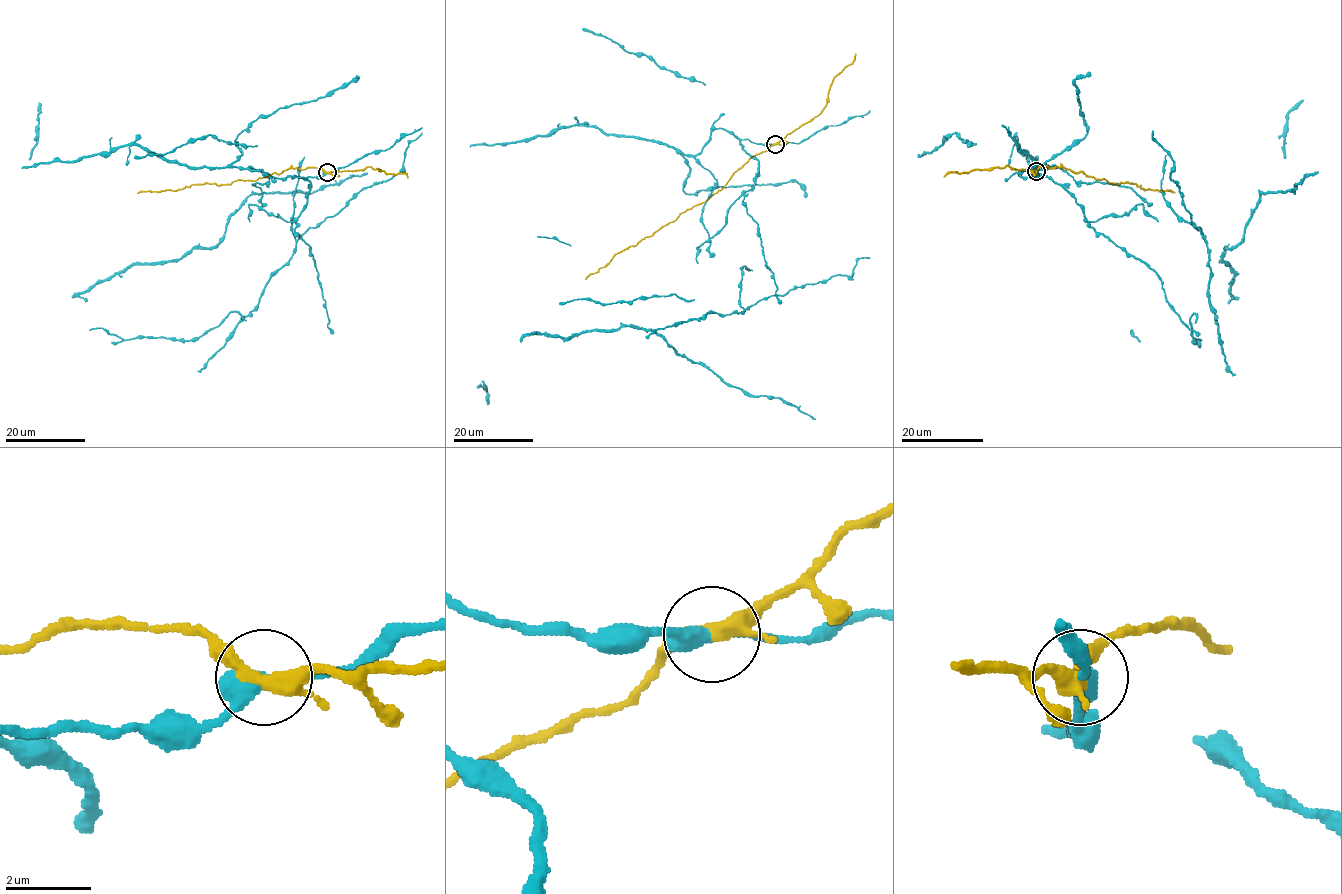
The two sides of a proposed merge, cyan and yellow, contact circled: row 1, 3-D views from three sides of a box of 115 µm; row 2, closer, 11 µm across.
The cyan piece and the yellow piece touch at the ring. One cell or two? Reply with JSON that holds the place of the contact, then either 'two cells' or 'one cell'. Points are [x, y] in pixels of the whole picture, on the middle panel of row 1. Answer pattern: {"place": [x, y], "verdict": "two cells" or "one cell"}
{"place": [775, 144], "verdict": "two cells"}

